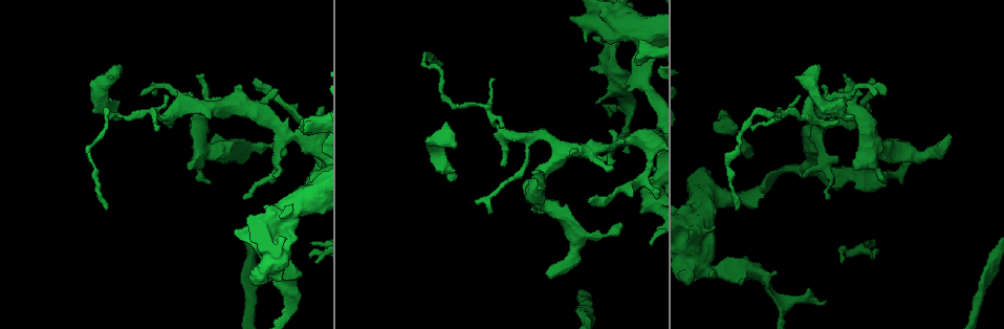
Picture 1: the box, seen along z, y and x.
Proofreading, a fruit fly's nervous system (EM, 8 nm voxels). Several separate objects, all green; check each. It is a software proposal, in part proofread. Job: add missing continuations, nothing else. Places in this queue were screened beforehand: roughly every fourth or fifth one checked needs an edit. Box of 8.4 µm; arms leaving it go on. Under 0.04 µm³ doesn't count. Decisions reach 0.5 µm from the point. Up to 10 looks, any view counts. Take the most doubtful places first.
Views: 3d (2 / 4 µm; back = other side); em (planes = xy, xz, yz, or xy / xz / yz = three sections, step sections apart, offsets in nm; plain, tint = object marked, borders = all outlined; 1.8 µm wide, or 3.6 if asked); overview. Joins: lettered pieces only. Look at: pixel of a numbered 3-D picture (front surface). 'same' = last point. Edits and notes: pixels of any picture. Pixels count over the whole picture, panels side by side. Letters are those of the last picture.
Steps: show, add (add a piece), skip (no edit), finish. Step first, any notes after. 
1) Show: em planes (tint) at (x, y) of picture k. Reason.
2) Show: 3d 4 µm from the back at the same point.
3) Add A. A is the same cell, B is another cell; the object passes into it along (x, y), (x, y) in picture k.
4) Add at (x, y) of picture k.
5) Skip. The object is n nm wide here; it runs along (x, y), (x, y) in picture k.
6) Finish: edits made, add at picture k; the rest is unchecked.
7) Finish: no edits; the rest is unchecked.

Show: em planes (tint) at (819, 64) of picture 1. Branch stops here.

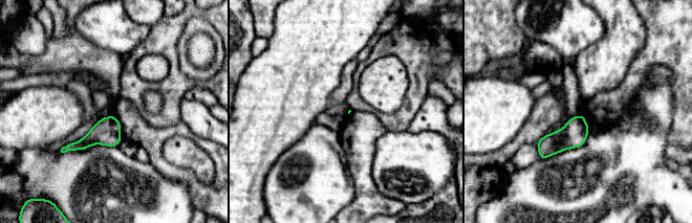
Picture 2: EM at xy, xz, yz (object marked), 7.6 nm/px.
Show: em planes (borders) at the same point. See the neighbours.

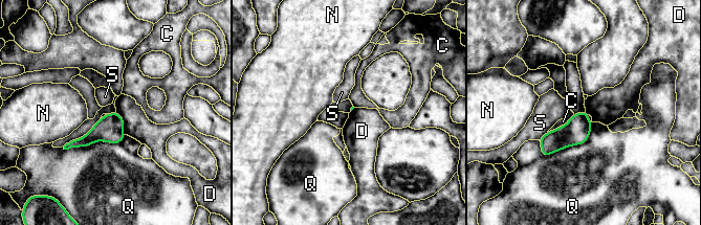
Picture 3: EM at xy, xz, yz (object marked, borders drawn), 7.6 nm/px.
Skip. C, D, N, Q and S are other cells; a border runs along (116, 111), (123, 119), (125, 134) in picture 3; no lettered piece goes on from it.

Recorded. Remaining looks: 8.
Show: em xy step 4 (borders) at (623, 223) of picture 1. Free end.

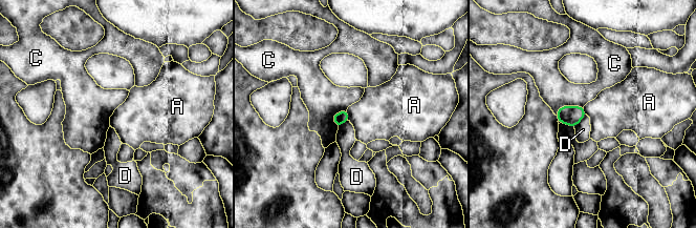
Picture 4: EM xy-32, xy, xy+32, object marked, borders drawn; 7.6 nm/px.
Skip. The object is 100 nm wide here; A, C and D are other cells; a border runs along (346, 110), (348, 120) in picture 4; none of them fits.

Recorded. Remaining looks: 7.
Show: 3d 2 µm at (948, 136) of picture 1. An open end.

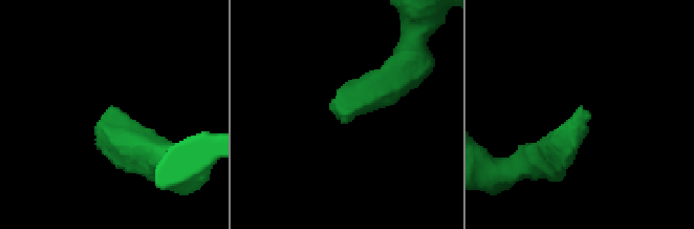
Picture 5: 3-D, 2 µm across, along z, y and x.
Show: em 3.6 µm planes (borders) at (587, 110) of picture 5. Now the EM.

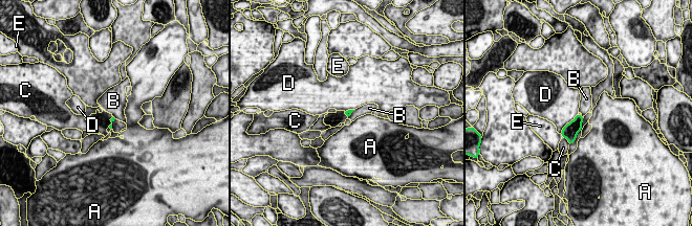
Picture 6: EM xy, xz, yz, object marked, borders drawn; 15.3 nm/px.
Skip. The longest contact is with D, 420 nm; A, B, C, D and E are other cells; a border runs along (354, 110), (348, 117) in picture 6; no lettered piece goes on from it.

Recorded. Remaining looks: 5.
Show: em xz step 16 (tint) at (754, 131) of picture 1. An open end.

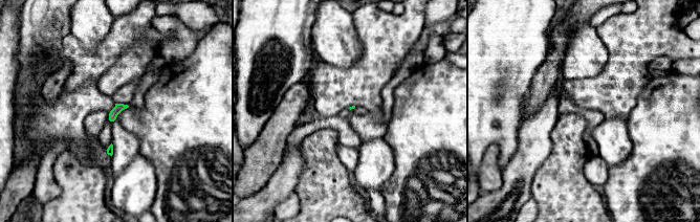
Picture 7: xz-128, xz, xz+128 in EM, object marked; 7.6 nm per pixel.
Show: em planes (borders) at the same point.

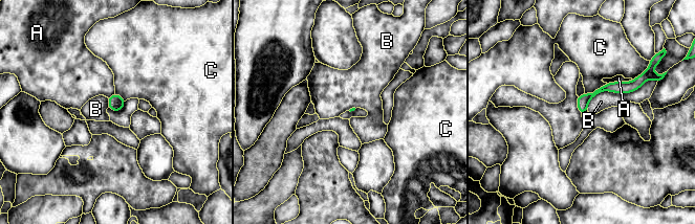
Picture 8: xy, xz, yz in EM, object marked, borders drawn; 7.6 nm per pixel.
Skip. A, B and C are other cells; a border runs along (649, 79), (587, 109) in picture 8; none of them fits.

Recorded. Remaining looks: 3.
Finish: no edits; the rest is unchecked.

